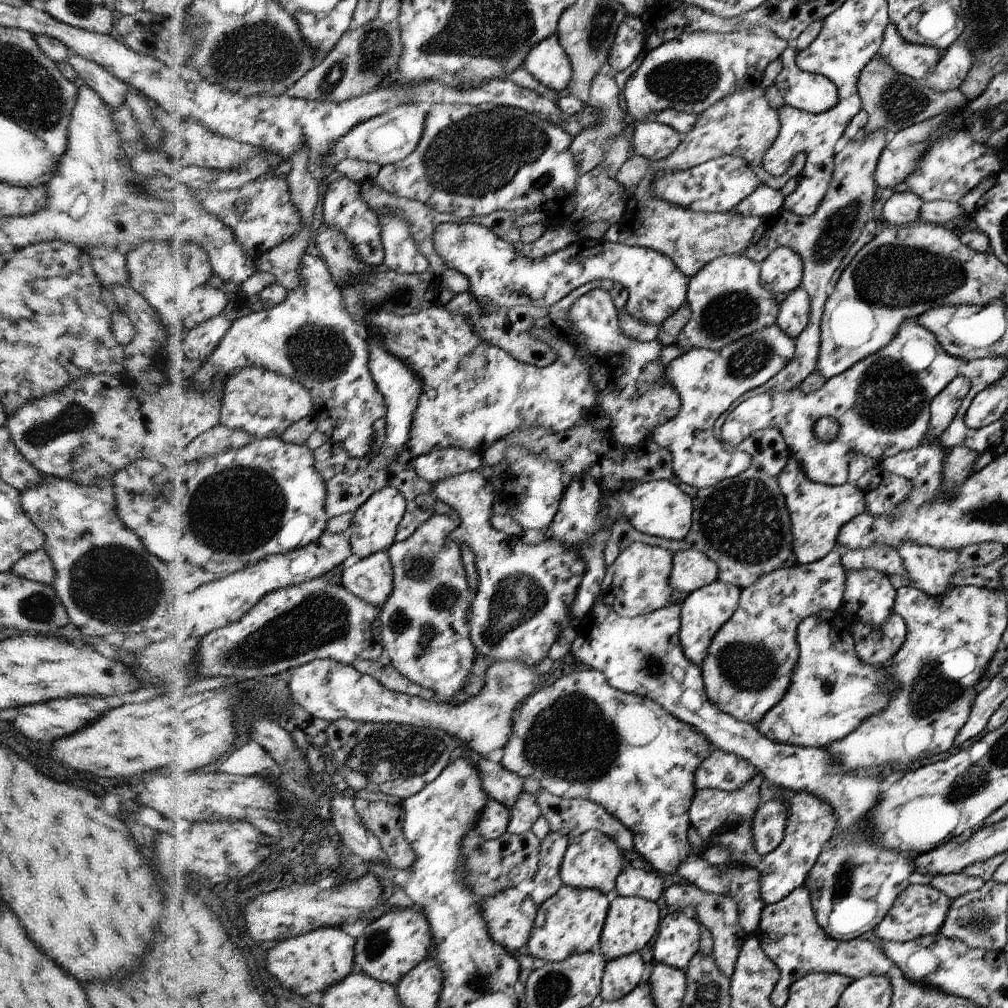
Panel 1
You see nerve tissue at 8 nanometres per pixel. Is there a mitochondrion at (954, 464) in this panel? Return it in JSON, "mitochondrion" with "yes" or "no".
{"mitochondrion":"no"}

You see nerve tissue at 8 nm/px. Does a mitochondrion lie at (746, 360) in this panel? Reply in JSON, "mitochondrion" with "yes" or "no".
{"mitochondrion":"yes"}

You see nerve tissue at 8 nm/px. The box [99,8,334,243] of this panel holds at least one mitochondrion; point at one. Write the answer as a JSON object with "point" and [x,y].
{"point":[261,52]}

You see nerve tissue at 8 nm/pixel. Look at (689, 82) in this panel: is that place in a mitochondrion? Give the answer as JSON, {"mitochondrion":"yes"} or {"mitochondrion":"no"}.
{"mitochondrion":"yes"}

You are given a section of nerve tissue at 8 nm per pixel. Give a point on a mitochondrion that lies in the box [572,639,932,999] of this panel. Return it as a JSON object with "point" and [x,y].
{"point":[845,875]}

